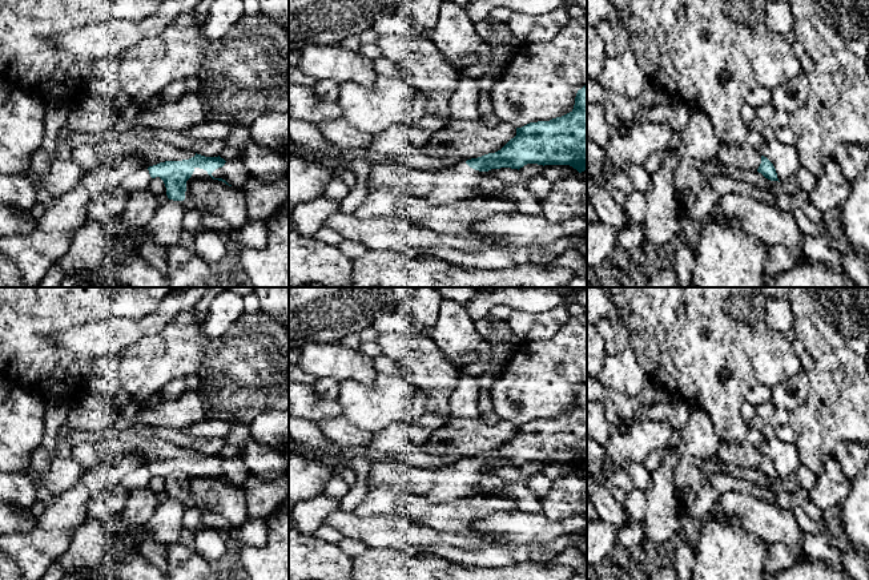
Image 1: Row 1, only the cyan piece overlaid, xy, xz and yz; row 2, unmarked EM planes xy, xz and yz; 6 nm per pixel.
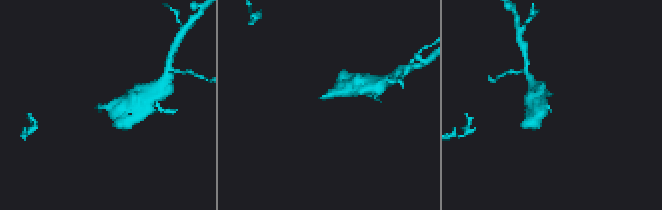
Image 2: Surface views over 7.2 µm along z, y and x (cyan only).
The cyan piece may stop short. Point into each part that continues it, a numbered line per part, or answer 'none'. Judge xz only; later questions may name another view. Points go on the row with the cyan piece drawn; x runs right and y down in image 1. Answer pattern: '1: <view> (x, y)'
1: xz (461, 181)

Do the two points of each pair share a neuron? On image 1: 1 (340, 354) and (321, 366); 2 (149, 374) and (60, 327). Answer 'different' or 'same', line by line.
1: same
2: same

